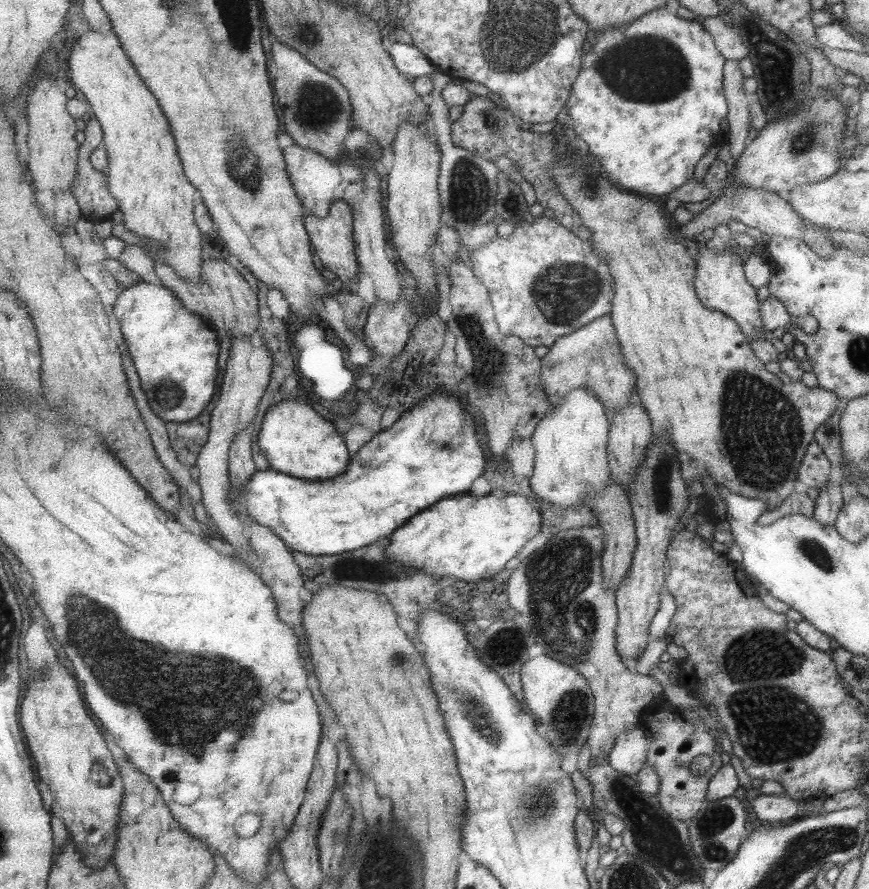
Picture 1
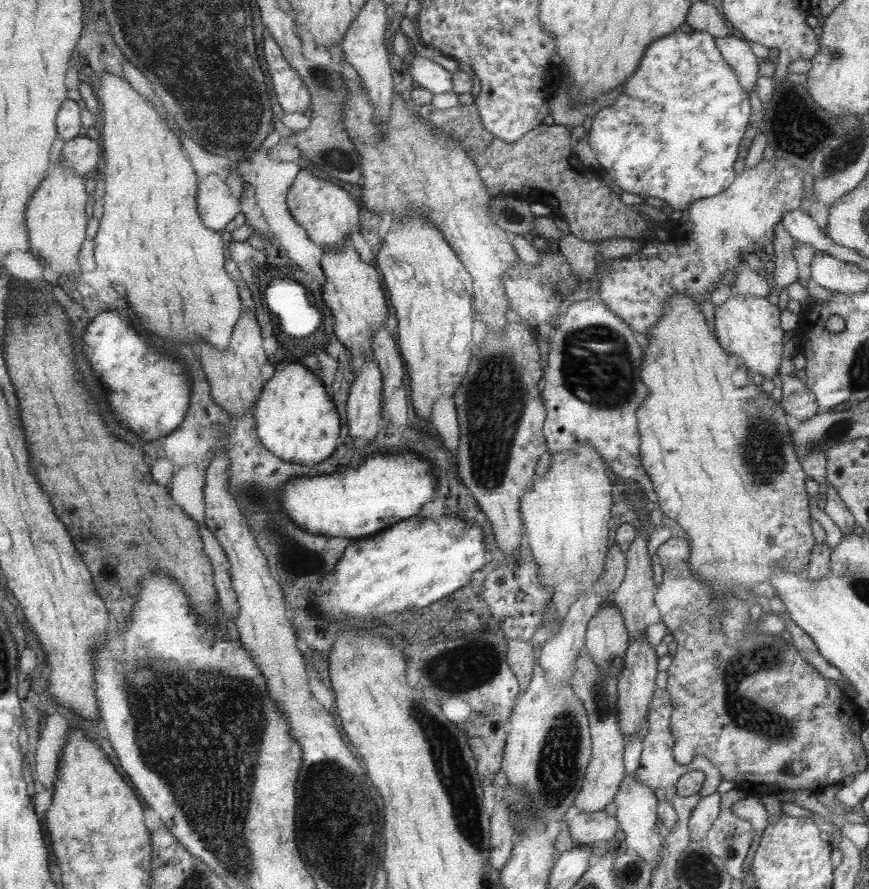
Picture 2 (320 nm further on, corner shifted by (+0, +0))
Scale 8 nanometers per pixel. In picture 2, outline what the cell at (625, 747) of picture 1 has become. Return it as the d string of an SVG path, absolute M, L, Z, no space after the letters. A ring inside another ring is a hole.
M624 775L617 793L613 796L613 802L617 804L614 818L617 820L618 829L625 833L623 842L627 851L637 854L651 866L657 863L657 857L661 853L661 842L664 842L663 831L657 829L657 798L649 788L635 781L634 776Z

